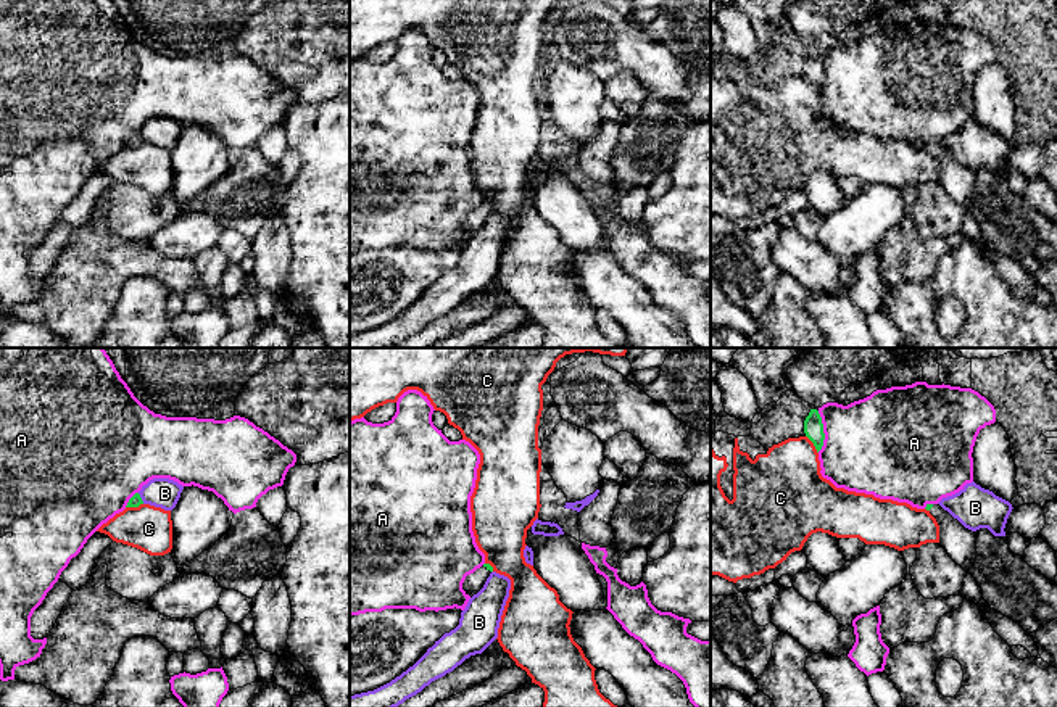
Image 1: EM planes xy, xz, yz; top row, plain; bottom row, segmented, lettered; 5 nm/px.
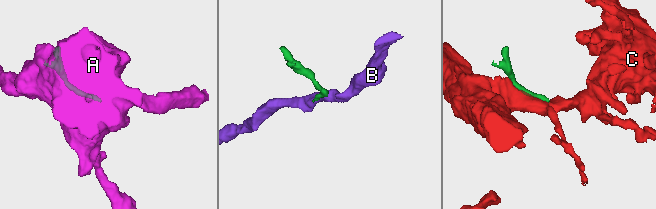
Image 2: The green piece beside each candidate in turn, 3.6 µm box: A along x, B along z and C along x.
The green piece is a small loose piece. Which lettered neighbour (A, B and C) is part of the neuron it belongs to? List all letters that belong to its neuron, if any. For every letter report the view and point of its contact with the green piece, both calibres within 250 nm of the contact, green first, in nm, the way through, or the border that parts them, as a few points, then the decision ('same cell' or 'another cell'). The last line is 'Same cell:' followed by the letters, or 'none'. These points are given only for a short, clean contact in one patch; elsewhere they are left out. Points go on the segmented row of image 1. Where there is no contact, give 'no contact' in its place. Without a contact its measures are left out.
A: meets green in yz at (822, 432); 100 nm thick on the green side, 460 nm on the other; another cell
B: meets green in xy at (140, 498); 60 nm thick on the green side, 150 nm on the other; border along xy (137, 493), (144, 503); another cell
C: meets green in xy at (134, 506); 60 nm thick on the green side, 220 nm on the other; another cell
Same cell: none

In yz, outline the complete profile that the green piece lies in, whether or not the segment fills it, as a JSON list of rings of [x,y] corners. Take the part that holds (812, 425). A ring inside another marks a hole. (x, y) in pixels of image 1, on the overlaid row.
[[[810,409],[809,416],[804,420],[804,433],[814,443],[817,453],[823,446],[825,433],[822,417],[817,409]]]

